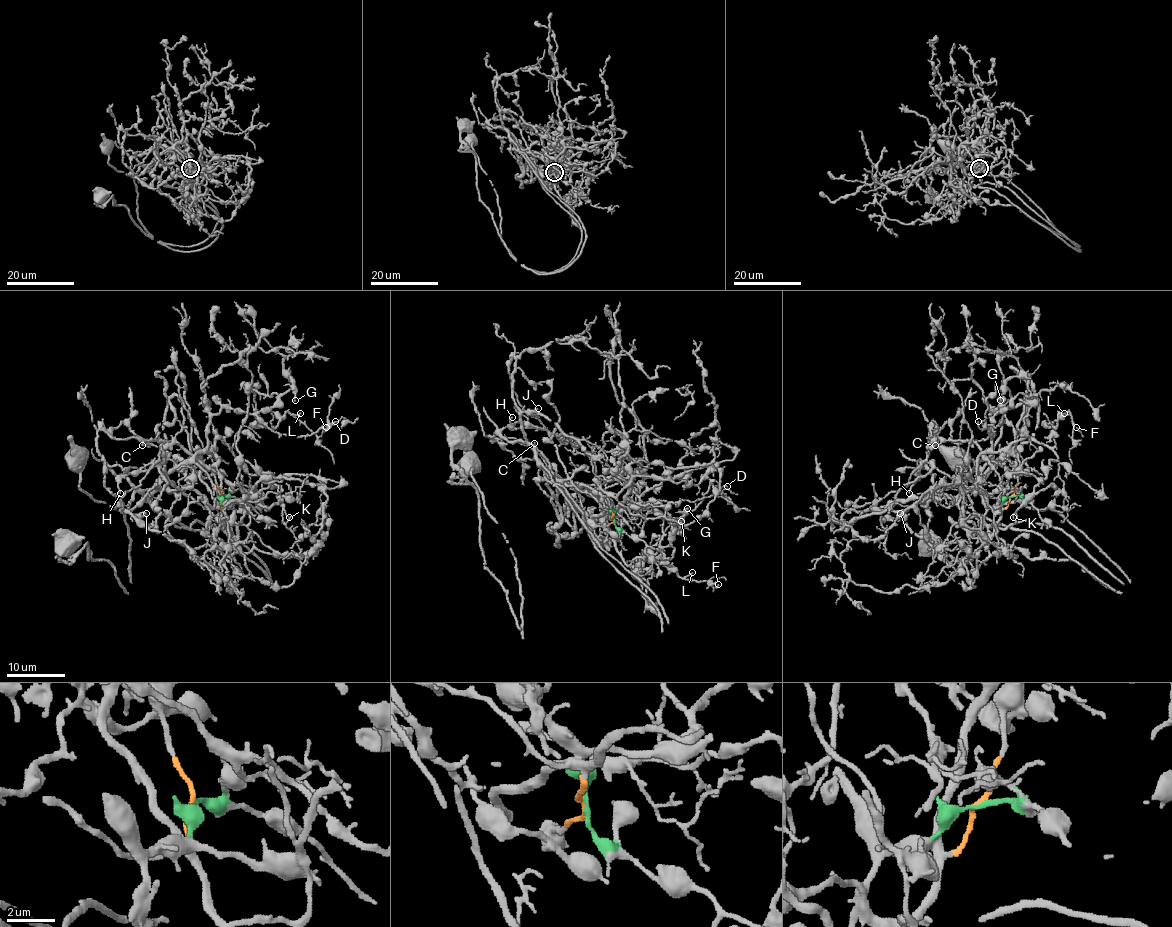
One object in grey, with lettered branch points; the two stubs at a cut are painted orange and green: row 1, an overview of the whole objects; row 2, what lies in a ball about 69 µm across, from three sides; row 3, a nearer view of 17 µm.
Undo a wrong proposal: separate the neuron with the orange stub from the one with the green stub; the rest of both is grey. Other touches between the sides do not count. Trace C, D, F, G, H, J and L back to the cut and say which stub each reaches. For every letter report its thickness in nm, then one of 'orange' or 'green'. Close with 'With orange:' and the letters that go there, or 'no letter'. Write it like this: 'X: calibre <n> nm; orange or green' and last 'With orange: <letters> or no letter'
C: calibre 170 nm; green
D: calibre 120 nm; orange
F: calibre 140 nm; orange
G: calibre 110 nm; orange
H: calibre 140 nm; green
J: calibre 190 nm; green
L: calibre 120 nm; orange
With orange: D, F, G, L

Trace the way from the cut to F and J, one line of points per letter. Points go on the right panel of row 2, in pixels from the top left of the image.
F: (1012, 497), (1019, 459), (1010, 446), (1026, 437), (1051, 447), (1052, 425), (1067, 412), (1081, 440), (1076, 427)
J: (1012, 497), (1020, 494), (1007, 489), (975, 444), (930, 438), (930, 430), (926, 466), (933, 489), (900, 513)

